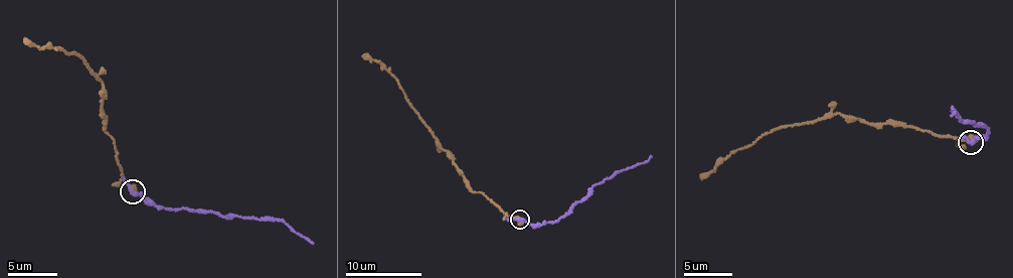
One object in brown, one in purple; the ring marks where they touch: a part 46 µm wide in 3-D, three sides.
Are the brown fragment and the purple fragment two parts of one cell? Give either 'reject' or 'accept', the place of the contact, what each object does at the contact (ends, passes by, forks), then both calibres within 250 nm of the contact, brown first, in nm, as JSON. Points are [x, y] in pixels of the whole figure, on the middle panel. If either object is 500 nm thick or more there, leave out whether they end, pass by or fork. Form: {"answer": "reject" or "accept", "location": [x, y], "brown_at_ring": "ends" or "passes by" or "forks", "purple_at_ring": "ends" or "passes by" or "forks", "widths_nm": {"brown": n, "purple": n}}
{"answer": "accept", "location": [519, 219], "widths_nm": {"brown": 550, "purple": 280}}

